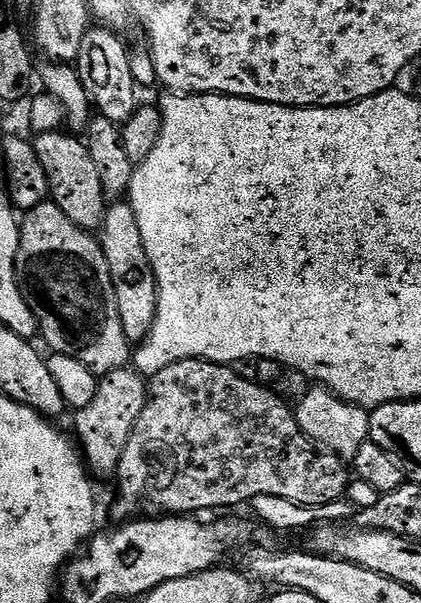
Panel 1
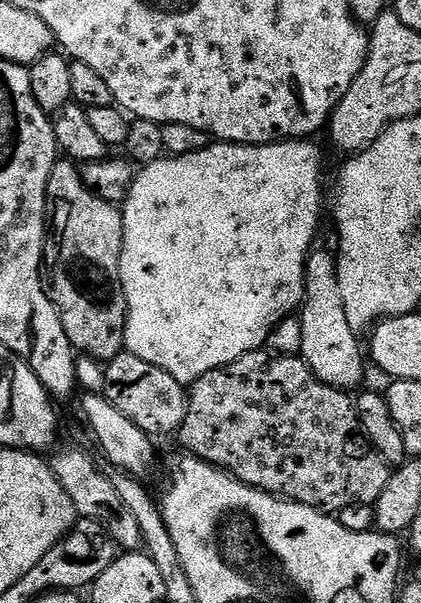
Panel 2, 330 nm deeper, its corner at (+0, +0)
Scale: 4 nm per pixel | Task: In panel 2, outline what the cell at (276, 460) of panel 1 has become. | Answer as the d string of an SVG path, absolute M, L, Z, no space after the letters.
M268 350L244 352L242 358L225 368L202 374L190 385L188 409L178 439L185 453L231 472L251 488L329 514L339 514L352 504L375 505L393 474L364 437L353 397L320 381L299 355L282 356Z

